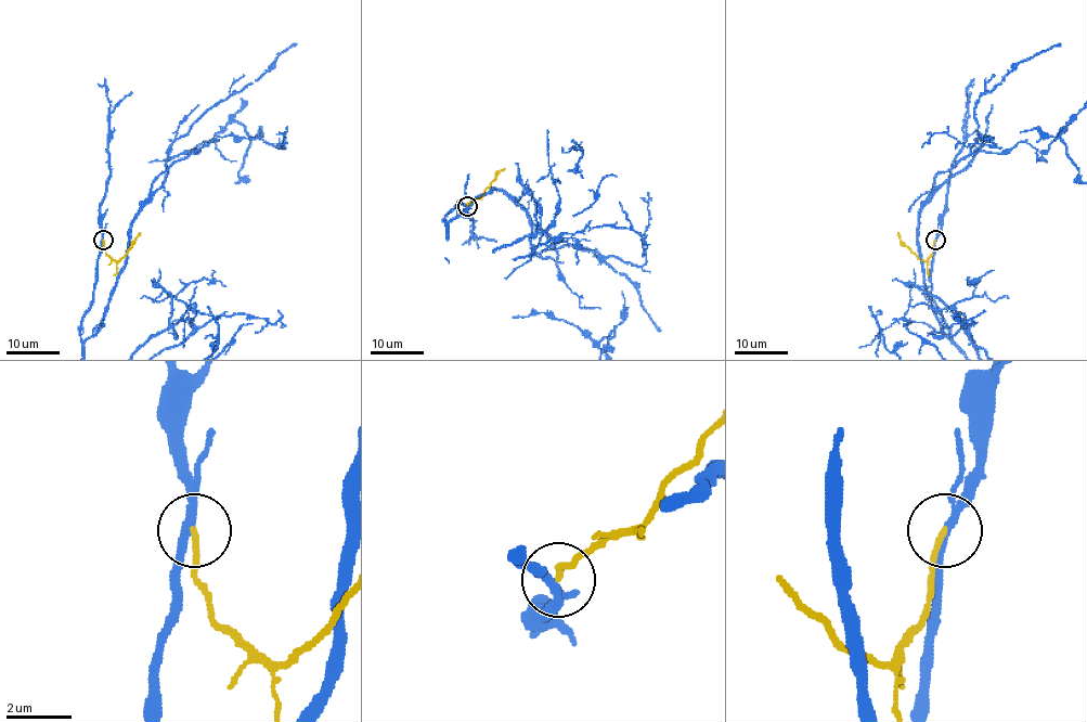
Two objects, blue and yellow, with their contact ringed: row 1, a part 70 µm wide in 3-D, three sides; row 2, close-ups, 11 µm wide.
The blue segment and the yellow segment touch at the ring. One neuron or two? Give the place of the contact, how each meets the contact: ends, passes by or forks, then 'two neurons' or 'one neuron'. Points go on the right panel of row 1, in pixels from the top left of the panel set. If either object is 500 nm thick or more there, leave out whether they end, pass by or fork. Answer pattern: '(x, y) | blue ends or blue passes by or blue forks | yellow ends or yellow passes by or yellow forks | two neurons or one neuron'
(935, 240) | blue passes by | yellow ends | two neurons

